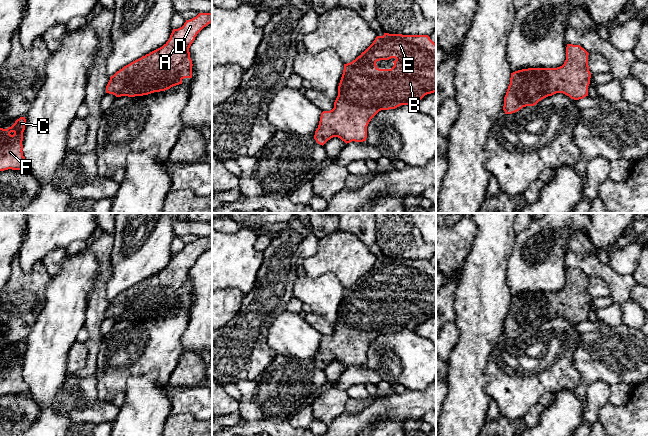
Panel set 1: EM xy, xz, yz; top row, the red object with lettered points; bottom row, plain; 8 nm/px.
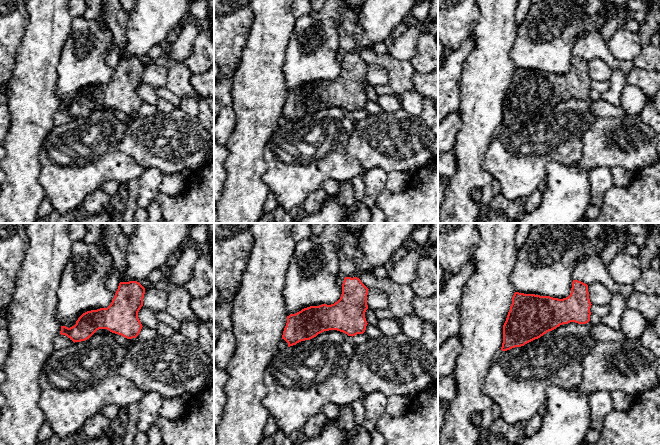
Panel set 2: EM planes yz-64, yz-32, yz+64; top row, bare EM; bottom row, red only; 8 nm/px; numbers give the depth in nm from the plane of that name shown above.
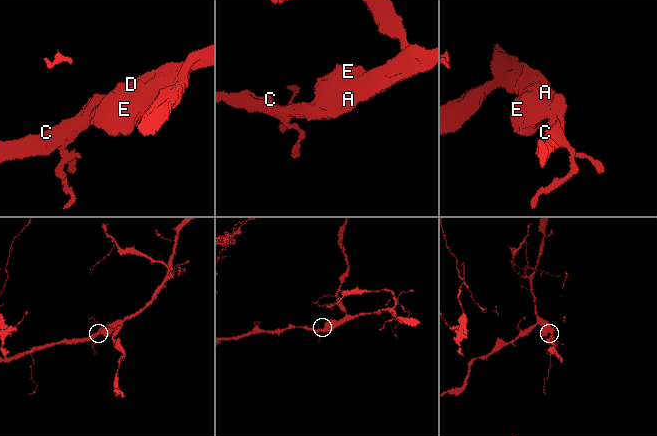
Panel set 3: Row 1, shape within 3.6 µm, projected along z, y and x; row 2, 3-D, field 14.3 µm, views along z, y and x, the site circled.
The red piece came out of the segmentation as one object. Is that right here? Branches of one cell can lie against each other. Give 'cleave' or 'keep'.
keep

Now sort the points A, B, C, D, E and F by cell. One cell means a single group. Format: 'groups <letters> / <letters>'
groups A B C D E F

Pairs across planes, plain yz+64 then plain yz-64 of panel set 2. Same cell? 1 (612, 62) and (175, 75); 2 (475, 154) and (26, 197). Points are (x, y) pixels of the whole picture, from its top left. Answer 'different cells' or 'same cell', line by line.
1: same cell
2: same cell

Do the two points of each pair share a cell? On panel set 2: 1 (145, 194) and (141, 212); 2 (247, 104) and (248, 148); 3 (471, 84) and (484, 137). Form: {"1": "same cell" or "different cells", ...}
{"1": "different cells", "2": "same cell", "3": "same cell"}

